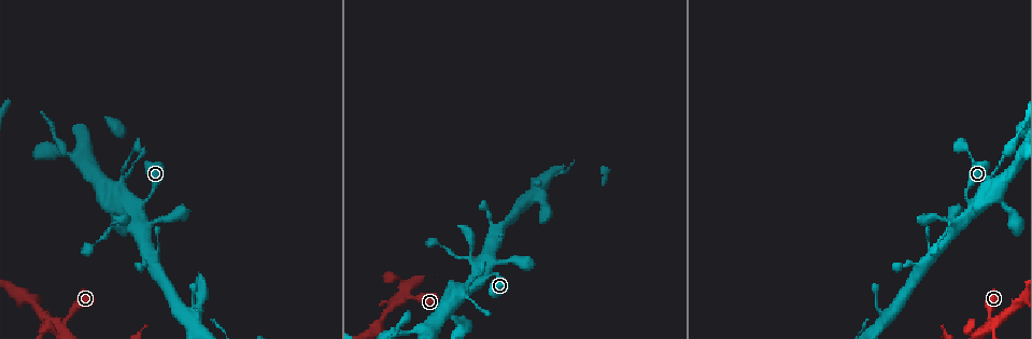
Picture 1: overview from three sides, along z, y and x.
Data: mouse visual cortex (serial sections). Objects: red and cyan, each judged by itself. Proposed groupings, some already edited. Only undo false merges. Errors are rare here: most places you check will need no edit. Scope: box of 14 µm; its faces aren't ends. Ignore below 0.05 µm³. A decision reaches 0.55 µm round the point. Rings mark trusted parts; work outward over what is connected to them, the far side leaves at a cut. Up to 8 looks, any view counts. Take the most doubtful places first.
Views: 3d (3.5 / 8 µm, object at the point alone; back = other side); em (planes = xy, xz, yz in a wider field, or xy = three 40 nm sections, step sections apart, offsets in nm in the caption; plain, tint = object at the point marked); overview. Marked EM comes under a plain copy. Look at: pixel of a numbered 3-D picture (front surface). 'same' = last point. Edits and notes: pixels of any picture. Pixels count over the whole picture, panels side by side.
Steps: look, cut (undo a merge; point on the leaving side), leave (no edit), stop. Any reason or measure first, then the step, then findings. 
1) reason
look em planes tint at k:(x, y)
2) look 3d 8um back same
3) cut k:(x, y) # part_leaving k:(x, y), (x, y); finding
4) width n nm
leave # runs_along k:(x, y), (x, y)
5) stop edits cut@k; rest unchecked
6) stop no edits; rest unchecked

narrows sharply
look 3d 3.5um at 1:(66, 322)

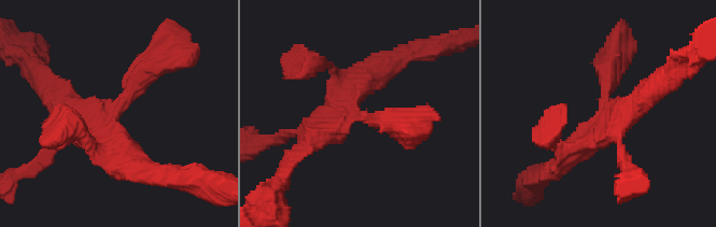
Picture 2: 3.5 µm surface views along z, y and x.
arms 3; arm_widths 300, 300, 350 nm
look em xy step 2 tint at 2:(361, 114)

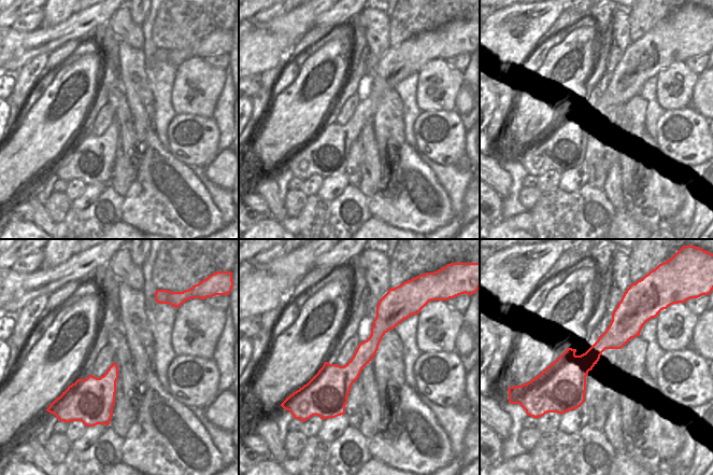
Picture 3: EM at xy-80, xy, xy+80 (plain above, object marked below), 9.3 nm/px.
cut it another way
look em xy step 1 tint same

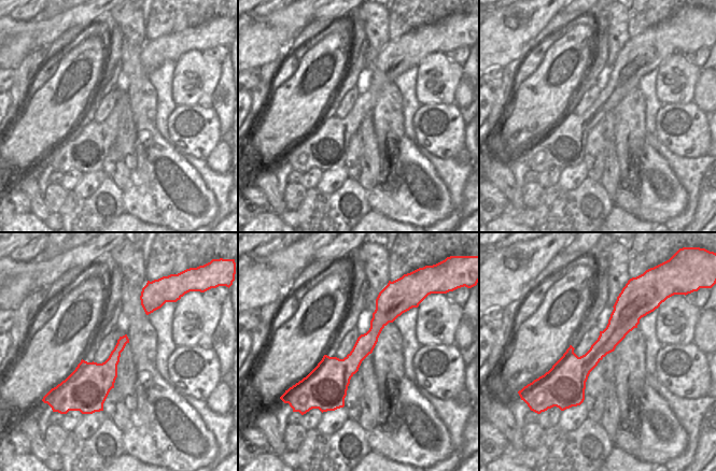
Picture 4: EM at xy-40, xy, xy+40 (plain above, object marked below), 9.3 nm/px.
leave # runs_along 2:(163, 56), (107, 122), (64, 112); continuous, no second cell

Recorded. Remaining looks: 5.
look 3d 3.5um at 1:(121, 175)

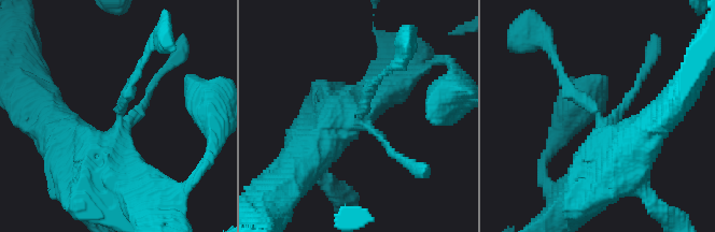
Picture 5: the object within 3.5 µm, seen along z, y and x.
leave # runs_along 5:(597, 175), (604, 122), (558, 60); one cell here

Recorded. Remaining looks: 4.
thin neck
look 3d 3.5um at 1:(133, 224)

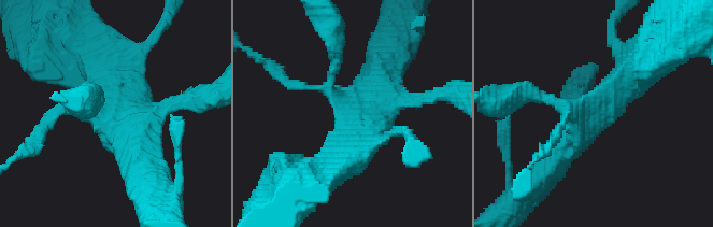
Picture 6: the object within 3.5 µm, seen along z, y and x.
now the EM
look em xy step 5 tint at 6:(348, 100)

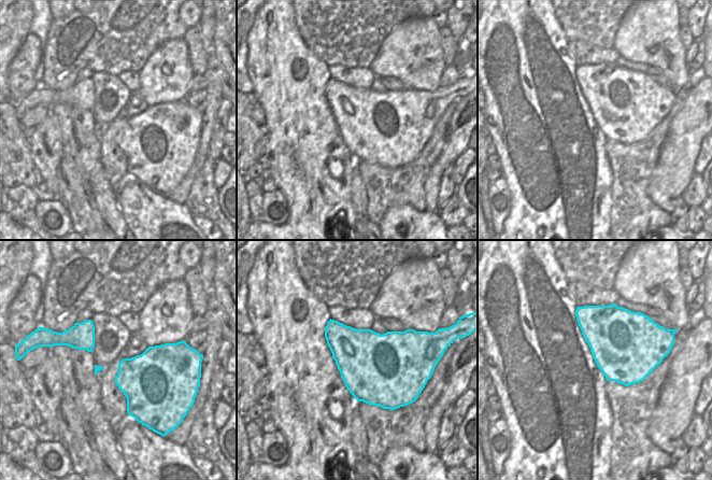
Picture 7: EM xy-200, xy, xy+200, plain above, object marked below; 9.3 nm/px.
leave # runs_along 6:(627, 62), (630, 75), (544, 171); continuous, no second cell

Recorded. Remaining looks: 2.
arms part here
look 3d 8um at 1:(498, 230)

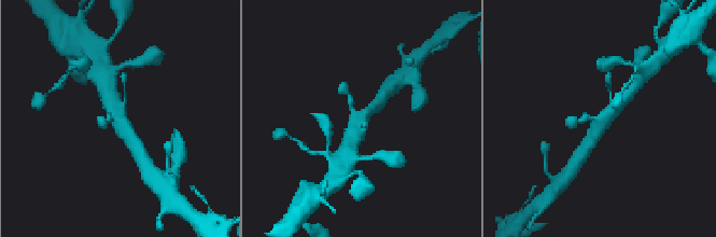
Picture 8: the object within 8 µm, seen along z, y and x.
need the tissue
look em xy step 1 tint at 8:(359, 119)

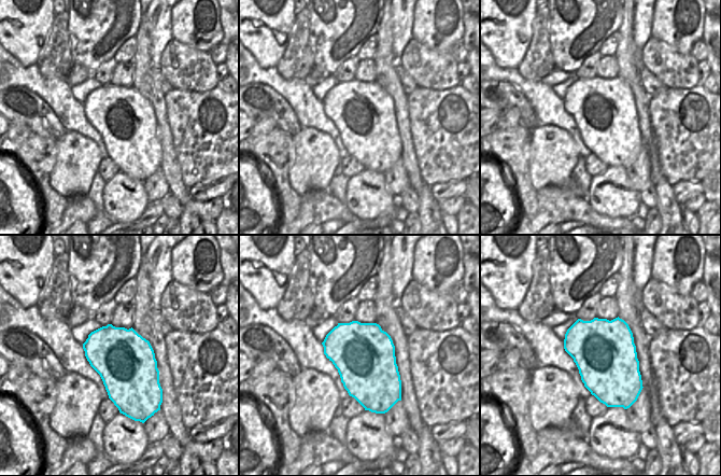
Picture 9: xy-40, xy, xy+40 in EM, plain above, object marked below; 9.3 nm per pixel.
leave # runs_along 8:(625, 97), (604, 120), (589, 143); all the same cell

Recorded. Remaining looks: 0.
stop no edits; rest unchecked

